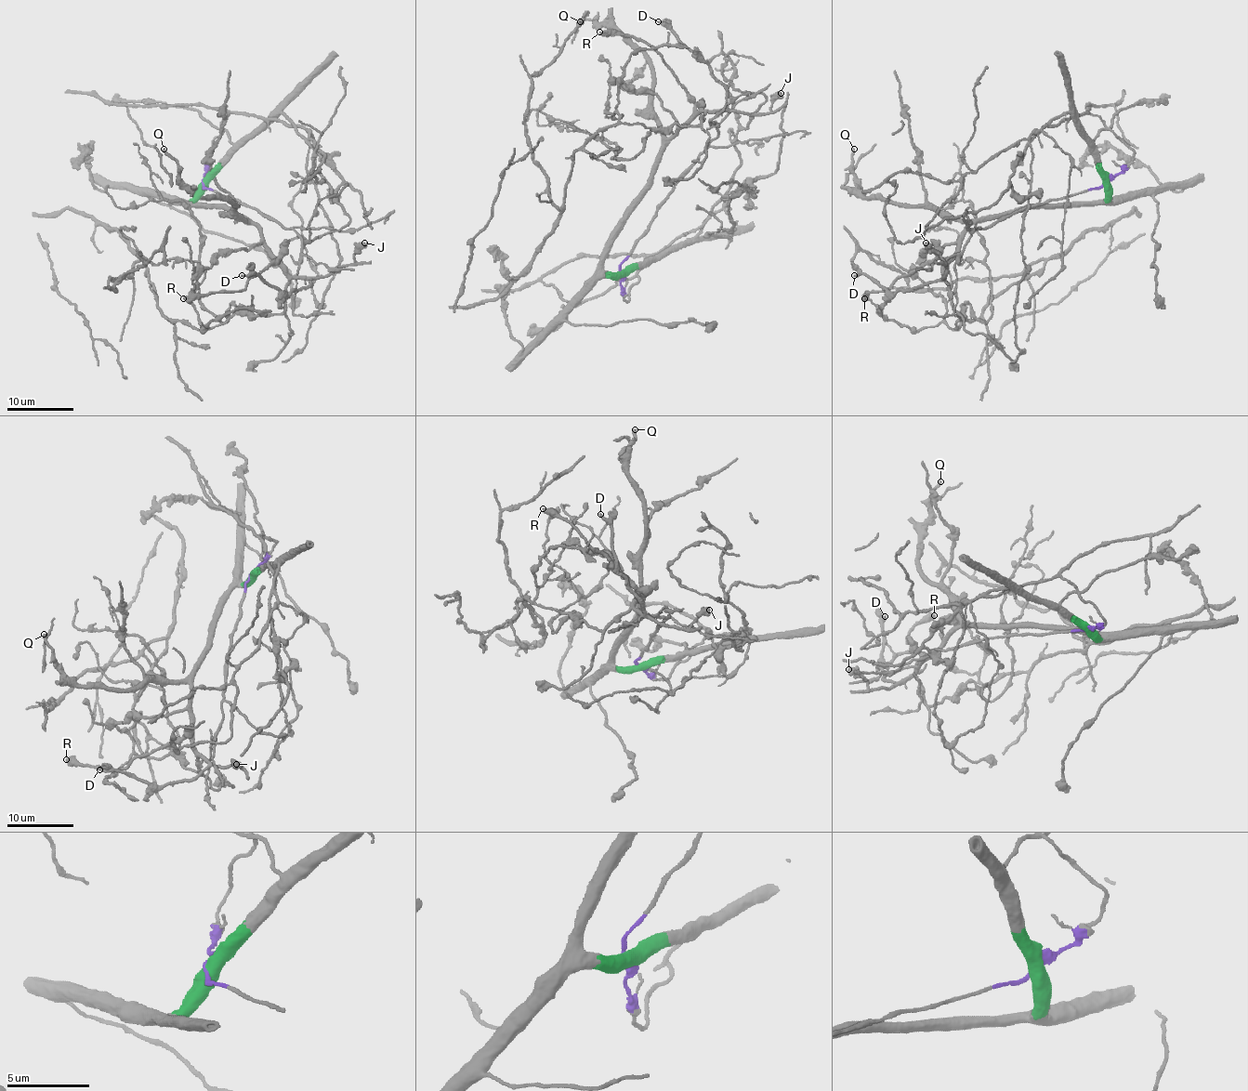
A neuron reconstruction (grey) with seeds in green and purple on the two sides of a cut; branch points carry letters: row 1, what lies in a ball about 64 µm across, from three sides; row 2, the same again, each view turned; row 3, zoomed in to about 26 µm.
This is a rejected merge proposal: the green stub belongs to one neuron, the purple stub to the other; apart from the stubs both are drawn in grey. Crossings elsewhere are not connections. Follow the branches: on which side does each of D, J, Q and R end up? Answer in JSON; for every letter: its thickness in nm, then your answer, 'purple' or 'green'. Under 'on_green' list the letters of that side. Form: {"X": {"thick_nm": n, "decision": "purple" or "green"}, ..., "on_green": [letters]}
{"D": {"thick_nm": 240, "decision": "green"}, "J": {"thick_nm": 650, "decision": "green"}, "Q": {"thick_nm": 260, "decision": "green"}, "R": {"thick_nm": 500, "decision": "green"}, "on_green": ["D", "J", "Q", "R"]}

